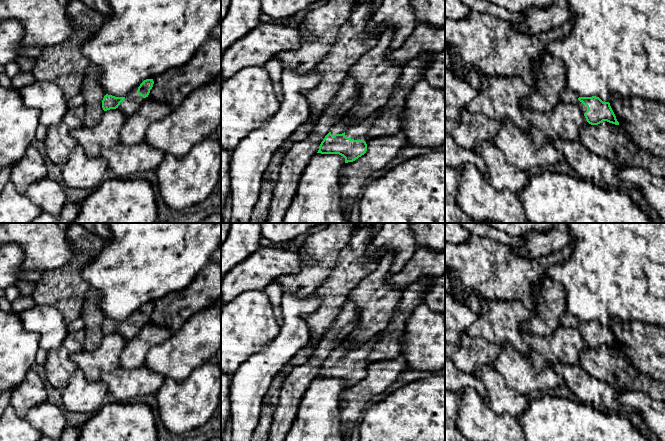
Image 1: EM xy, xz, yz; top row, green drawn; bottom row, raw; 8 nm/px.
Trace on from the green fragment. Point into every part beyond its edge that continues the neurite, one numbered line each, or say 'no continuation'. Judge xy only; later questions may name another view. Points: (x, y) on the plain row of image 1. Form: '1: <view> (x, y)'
1: xy (131, 328)

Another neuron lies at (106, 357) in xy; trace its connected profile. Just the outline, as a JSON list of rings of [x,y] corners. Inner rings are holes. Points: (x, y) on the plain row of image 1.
[[[119,332],[110,333],[104,336],[96,350],[72,353],[71,359],[89,382],[96,382],[102,373],[119,367],[120,355],[126,343],[127,340]]]

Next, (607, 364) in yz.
[[[603,345],[580,354],[579,366],[597,380],[617,390],[643,391],[657,400],[665,400],[665,382],[637,370],[618,349]]]

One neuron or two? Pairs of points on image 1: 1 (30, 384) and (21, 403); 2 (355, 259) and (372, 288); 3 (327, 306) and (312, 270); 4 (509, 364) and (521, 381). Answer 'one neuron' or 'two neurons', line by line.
1: one neuron
2: two neurons
3: two neurons
4: one neuron

